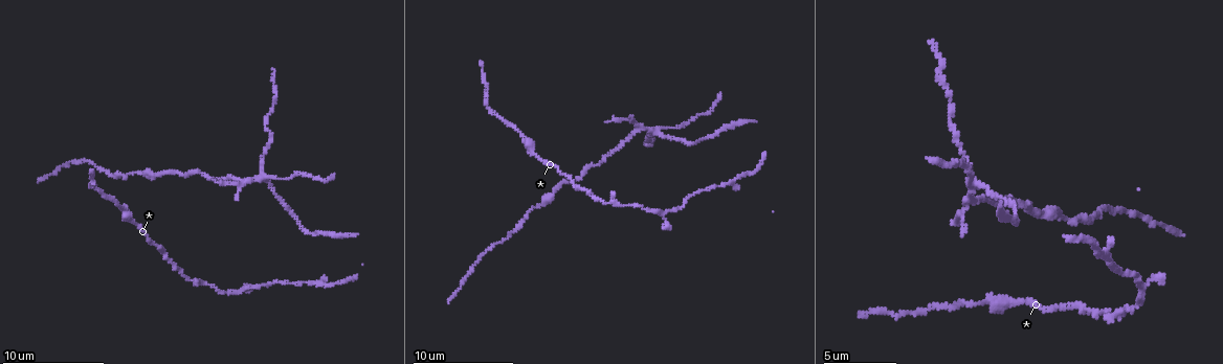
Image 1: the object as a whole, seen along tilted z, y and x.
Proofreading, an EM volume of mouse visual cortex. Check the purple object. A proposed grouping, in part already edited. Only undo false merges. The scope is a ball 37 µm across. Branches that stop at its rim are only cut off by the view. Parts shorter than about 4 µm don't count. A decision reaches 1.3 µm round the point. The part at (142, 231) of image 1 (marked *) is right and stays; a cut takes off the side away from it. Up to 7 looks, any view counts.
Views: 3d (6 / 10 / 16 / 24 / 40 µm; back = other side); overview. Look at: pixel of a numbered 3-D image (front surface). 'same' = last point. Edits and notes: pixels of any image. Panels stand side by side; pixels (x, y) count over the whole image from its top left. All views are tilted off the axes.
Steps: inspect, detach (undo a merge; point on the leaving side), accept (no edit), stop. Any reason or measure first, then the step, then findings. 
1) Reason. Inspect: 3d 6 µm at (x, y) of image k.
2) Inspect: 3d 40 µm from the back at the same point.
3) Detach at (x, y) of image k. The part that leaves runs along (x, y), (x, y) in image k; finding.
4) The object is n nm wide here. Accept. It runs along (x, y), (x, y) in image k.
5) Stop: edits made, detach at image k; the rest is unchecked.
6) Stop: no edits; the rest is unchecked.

Thick turns thin. Inspect: 3d 10 µm at (211, 283) of image 1.

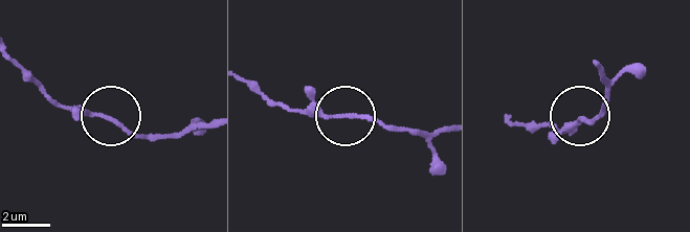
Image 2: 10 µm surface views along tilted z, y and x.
The object is 160 nm wide here. Accept. It runs along (13, 56), (60, 106), (162, 137) in image 2; one neuron here.

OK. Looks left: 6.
Inspect: 3d 6 µm at (716, 187) of image 1.

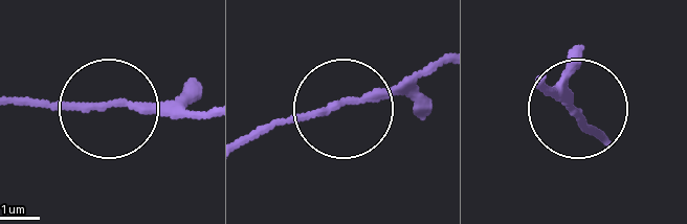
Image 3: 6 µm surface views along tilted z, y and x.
The object is 180 nm wide here. Accept. It runs along (244, 141), (355, 104), (430, 101) in image 3; continuous, no second neuron.

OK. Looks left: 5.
Four-way junction. Inspect: 3d 10 µm at (262, 175) of image 1.

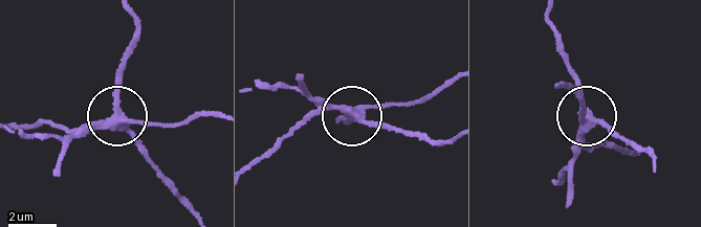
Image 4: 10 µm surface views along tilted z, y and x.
The object is 320 nm wide here. Detach at (73, 137) of image 4. The part that leaves runs along (109, 125), (129, 132), (189, 212) in image 4; a second neuron is stuck on.

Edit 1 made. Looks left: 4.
Calibre changes. Inspect: 3d 10 µm at (512, 232) of image 1.

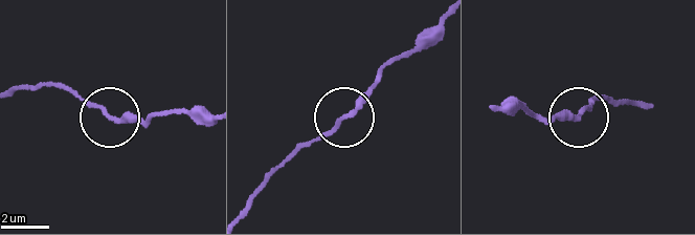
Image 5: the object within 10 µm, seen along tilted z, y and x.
Accept. All the same neuron.

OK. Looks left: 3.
Stop: edits made, detach at image 4; the rest is unchecked.

